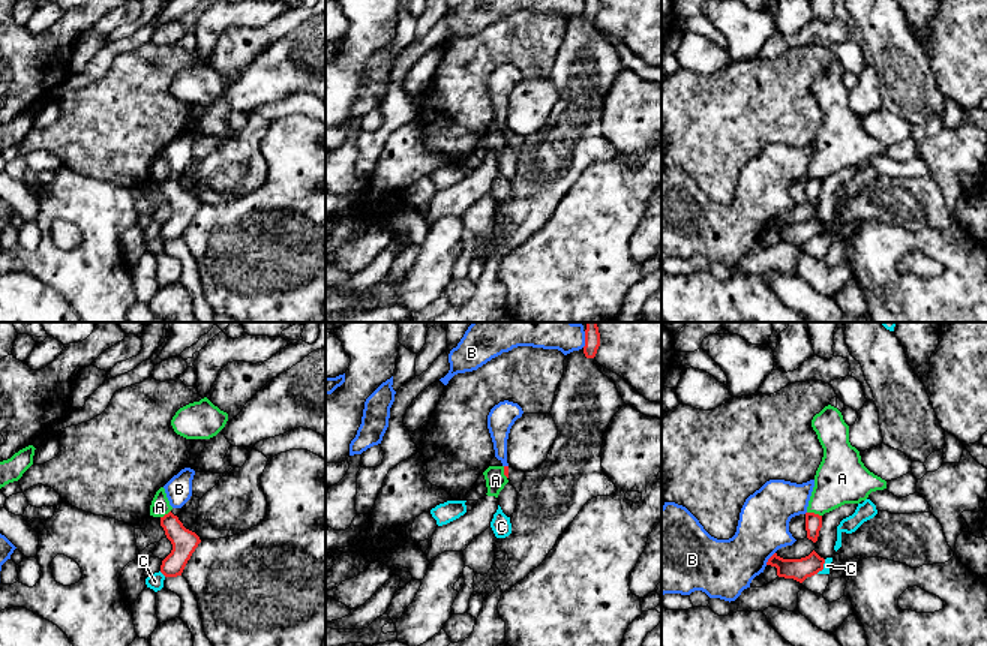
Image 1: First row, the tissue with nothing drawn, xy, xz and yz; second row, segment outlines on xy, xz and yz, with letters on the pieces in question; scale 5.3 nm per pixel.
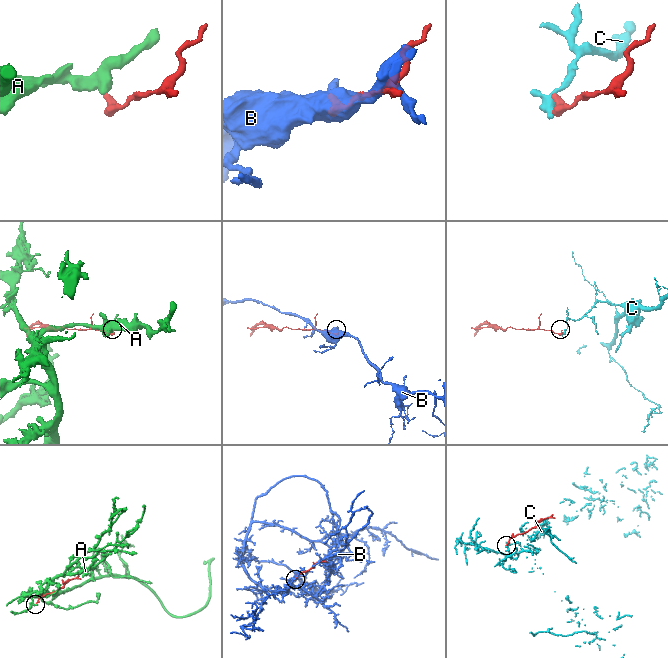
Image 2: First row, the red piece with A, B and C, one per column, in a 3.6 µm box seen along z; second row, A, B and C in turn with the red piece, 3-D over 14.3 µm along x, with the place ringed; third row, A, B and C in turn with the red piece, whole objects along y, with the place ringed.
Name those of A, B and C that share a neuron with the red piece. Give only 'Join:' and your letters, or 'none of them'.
Join: none of them

